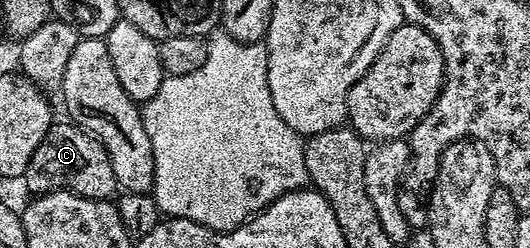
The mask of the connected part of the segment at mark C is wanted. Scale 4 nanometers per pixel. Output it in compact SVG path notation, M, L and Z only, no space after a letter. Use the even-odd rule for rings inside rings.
M69 120L55 121L44 140L40 140L36 152L30 157L25 182L31 190L29 193L34 196L53 190L70 190L85 198L110 200L115 197L114 190L119 189L116 172L112 172L112 160L108 160L108 152L102 143Z

